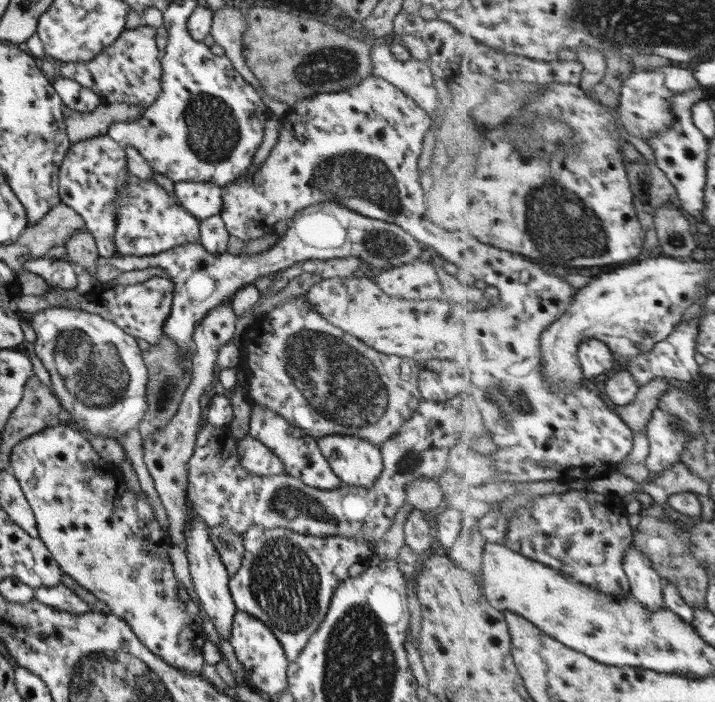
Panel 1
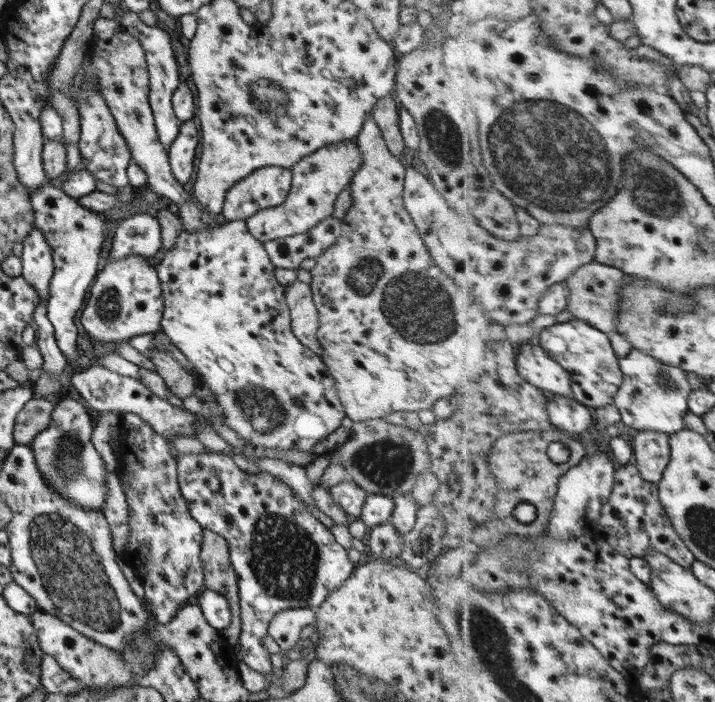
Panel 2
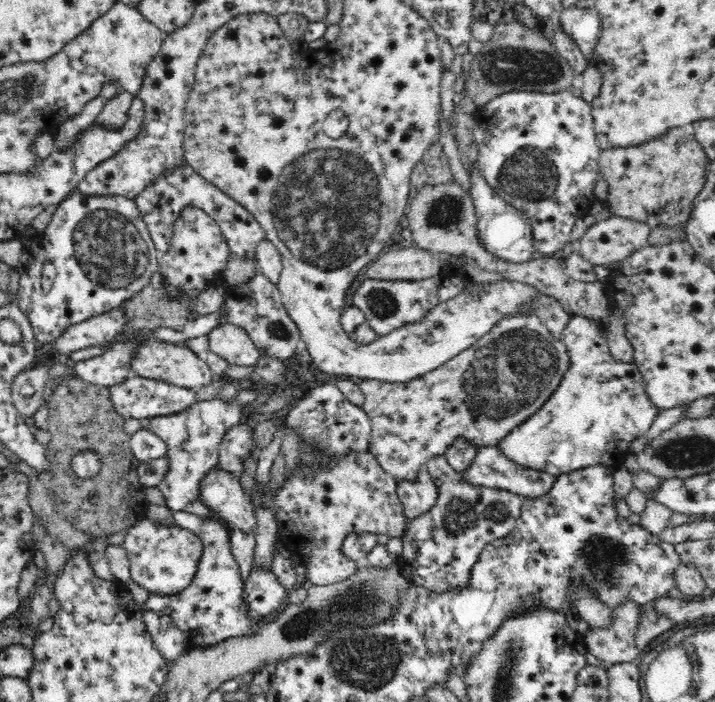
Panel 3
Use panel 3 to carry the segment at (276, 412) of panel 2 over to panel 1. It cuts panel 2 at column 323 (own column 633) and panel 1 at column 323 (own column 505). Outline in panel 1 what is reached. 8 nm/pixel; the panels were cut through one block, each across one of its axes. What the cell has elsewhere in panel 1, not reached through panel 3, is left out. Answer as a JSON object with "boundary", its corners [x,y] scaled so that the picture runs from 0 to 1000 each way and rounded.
{"boundary":[[[463,618],[442,631],[480,691],[516,695],[536,670],[530,640],[499,621]]]}

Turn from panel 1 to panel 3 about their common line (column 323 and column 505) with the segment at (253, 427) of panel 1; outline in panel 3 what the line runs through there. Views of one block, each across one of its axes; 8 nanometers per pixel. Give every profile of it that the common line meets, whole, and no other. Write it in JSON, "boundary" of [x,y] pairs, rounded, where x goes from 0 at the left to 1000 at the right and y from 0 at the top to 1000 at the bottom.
{"boundary":[[[695,634],[674,637],[670,644],[666,644],[660,658],[643,674],[643,681],[650,689],[677,695],[701,695],[736,711],[764,707],[772,698],[778,682],[765,672],[722,664],[695,640]]]}

